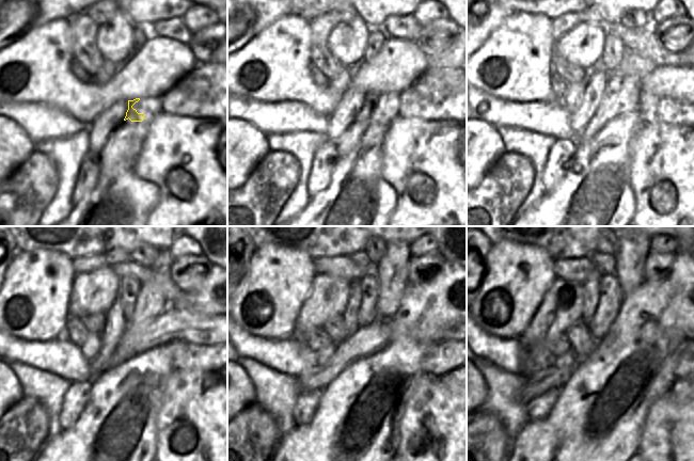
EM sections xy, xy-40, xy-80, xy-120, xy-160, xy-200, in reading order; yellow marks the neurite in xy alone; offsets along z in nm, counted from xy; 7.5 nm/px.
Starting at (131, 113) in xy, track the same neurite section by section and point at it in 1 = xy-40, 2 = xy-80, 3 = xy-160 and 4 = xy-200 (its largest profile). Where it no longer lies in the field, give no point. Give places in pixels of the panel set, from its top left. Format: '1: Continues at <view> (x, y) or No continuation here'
1: Continues at xy-40 (367, 113)
2: Continues at xy-80 (683, 83)
3: Continues at xy-160 (371, 339)
4: Continues at xy-200 (538, 383).

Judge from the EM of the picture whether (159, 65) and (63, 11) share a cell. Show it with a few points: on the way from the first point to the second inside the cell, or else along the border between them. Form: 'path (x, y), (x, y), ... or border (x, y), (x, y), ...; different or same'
border (72, 19), (52, 19), (47, 24); different

